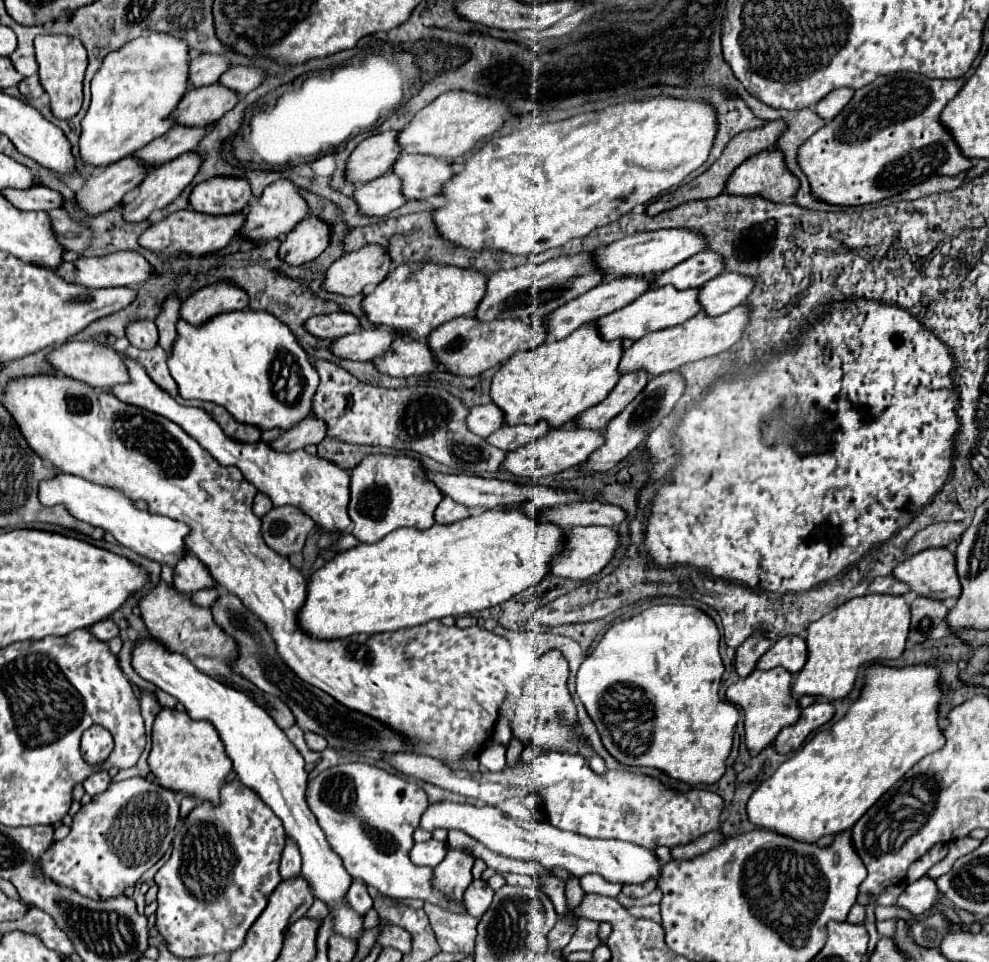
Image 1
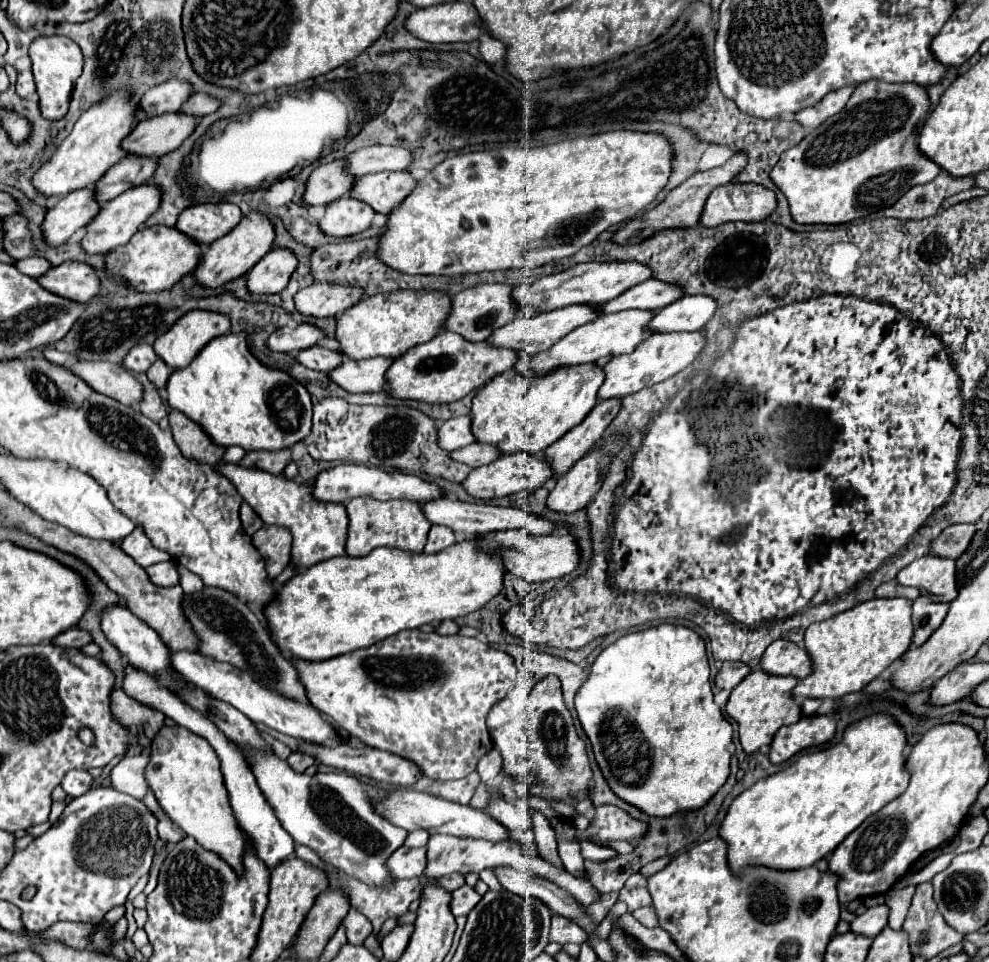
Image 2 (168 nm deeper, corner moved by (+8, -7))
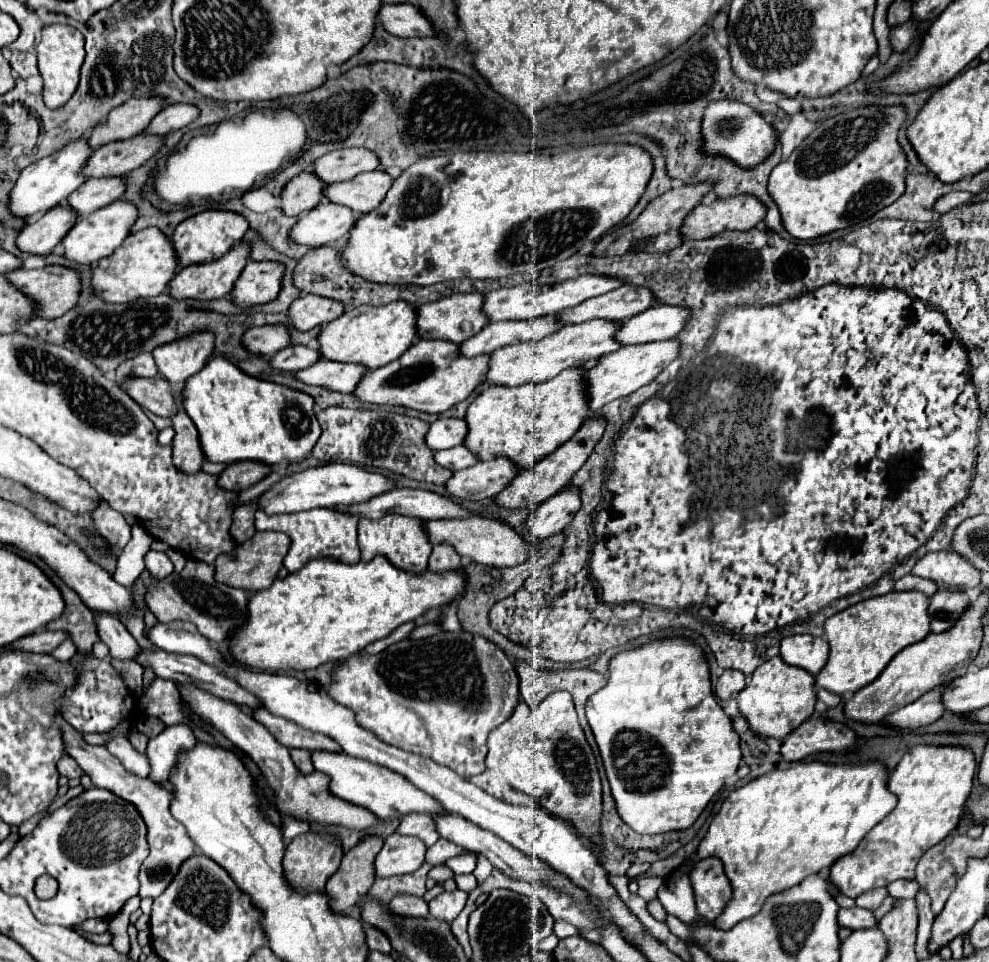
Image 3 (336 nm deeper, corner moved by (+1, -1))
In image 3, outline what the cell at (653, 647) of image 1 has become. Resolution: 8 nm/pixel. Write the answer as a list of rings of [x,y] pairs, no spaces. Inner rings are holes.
[[[663,639],[663,641],[653,641],[647,643],[643,647],[637,647],[633,651],[625,651],[619,653],[611,659],[609,663],[609,679],[607,685],[603,689],[599,689],[595,693],[595,697],[589,699],[587,703],[587,719],[589,725],[593,729],[595,741],[599,745],[599,753],[605,765],[605,773],[607,779],[611,783],[611,793],[615,799],[615,807],[619,817],[637,833],[649,833],[649,835],[657,835],[657,833],[667,833],[667,831],[685,831],[689,829],[697,817],[701,815],[701,811],[707,807],[707,803],[711,801],[711,797],[725,785],[725,779],[737,773],[739,761],[741,761],[741,749],[739,749],[739,737],[733,731],[731,719],[723,713],[723,709],[719,707],[713,691],[711,691],[711,679],[709,679],[709,667],[707,661],[703,657],[703,651],[687,639]]]

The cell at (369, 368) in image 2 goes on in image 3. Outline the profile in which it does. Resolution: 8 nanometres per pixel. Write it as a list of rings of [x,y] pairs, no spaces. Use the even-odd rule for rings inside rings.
[[[317,361],[315,365],[295,373],[295,379],[303,381],[305,385],[323,387],[337,393],[351,393],[359,379],[363,377],[367,369],[363,365],[347,365],[347,363],[335,363],[335,361]]]

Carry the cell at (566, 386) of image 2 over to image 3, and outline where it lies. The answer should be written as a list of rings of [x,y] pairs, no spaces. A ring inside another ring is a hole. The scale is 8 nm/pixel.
[[[577,367],[565,369],[557,377],[541,381],[541,383],[525,383],[519,387],[491,385],[483,393],[477,395],[477,399],[469,405],[469,409],[465,413],[467,439],[463,441],[463,445],[467,445],[467,449],[471,449],[477,455],[477,461],[505,457],[505,459],[513,461],[517,469],[533,469],[533,465],[537,461],[551,455],[557,447],[561,447],[565,441],[569,441],[573,437],[573,433],[583,425],[583,419],[589,413],[585,389],[587,387],[585,387],[581,369],[577,369]]]

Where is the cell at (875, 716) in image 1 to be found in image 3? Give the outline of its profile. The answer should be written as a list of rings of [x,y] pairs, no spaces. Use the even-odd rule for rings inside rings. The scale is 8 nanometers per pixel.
[[[799,763],[795,767],[783,771],[771,771],[761,775],[747,785],[733,789],[723,801],[719,813],[713,817],[703,841],[699,843],[693,857],[683,861],[669,877],[663,879],[663,885],[657,891],[657,899],[661,901],[667,915],[675,915],[685,925],[703,923],[697,913],[693,887],[689,881],[689,871],[695,861],[707,857],[719,857],[725,869],[727,879],[731,881],[731,901],[725,905],[723,913],[713,921],[717,929],[731,929],[743,919],[757,915],[767,901],[769,895],[783,893],[805,877],[821,873],[829,869],[839,857],[857,849],[859,841],[873,829],[887,813],[891,813],[897,805],[897,797],[887,791],[887,771],[881,763],[861,763],[861,765],[827,765],[827,763]]]

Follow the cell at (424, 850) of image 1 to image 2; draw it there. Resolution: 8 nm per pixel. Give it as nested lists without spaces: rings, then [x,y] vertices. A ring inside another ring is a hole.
[[[402,845],[396,853],[392,853],[392,859],[388,859],[390,873],[396,879],[420,877],[424,873],[426,865],[428,865],[428,857],[426,857],[426,849],[424,847],[410,849],[410,847]]]

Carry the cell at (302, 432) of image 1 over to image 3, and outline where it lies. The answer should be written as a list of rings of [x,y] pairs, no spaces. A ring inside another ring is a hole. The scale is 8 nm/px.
[[[257,461],[231,463],[219,475],[219,487],[231,489],[231,491],[243,491],[243,489],[249,489],[251,485],[255,485],[257,481],[261,481],[267,473],[271,473],[271,469]]]

